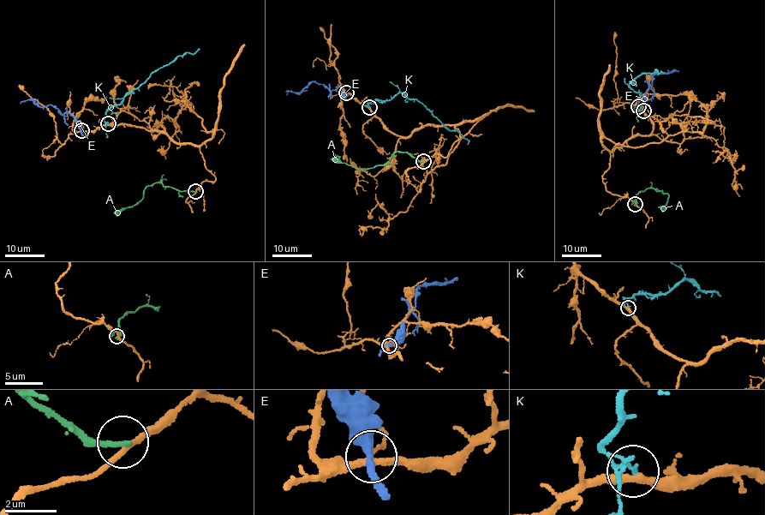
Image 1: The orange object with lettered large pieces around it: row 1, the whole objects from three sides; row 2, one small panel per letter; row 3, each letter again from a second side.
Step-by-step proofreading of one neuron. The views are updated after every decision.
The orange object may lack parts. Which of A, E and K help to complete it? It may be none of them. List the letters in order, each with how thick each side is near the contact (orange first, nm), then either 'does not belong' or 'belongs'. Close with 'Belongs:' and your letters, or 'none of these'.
A: calibres 200 and 240 nm; does not belong
E: calibres 200 and 280 nm; does not belong
K: calibres 280 and 120 nm; does not belong
Belongs: none of these

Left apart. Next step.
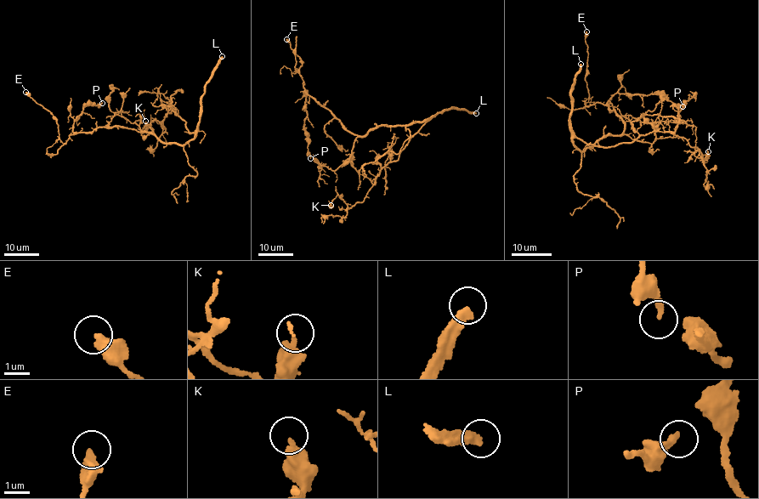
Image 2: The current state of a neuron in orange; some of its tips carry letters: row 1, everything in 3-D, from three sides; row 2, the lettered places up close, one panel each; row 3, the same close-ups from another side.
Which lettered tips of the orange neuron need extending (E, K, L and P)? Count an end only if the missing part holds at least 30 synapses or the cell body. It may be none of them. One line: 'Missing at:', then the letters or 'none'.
Missing at: L

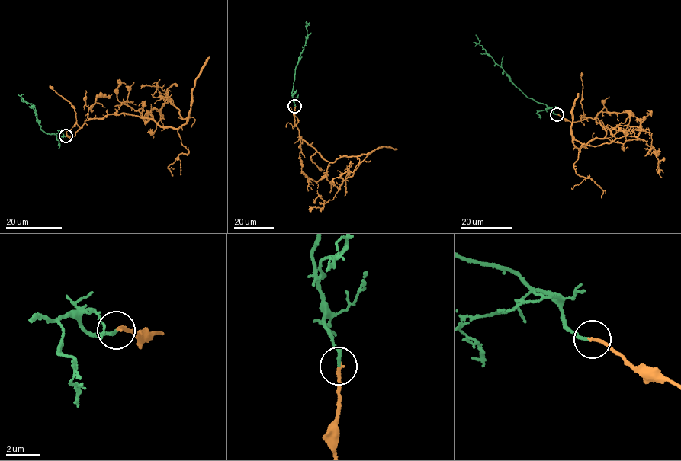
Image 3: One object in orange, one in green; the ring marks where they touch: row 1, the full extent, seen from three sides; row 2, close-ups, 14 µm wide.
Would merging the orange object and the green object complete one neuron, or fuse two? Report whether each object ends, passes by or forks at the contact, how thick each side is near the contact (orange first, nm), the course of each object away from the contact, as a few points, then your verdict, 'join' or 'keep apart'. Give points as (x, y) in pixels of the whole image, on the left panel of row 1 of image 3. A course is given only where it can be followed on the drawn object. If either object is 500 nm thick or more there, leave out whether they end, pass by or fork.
orange ends; green ends; calibres 180 and 190 nm; course orange (65, 136), (110, 114), (178, 129), (188, 116), (169, 97), (150, 132); course green (65, 136), (44, 132), (30, 104), (23, 101), (18, 94); join

